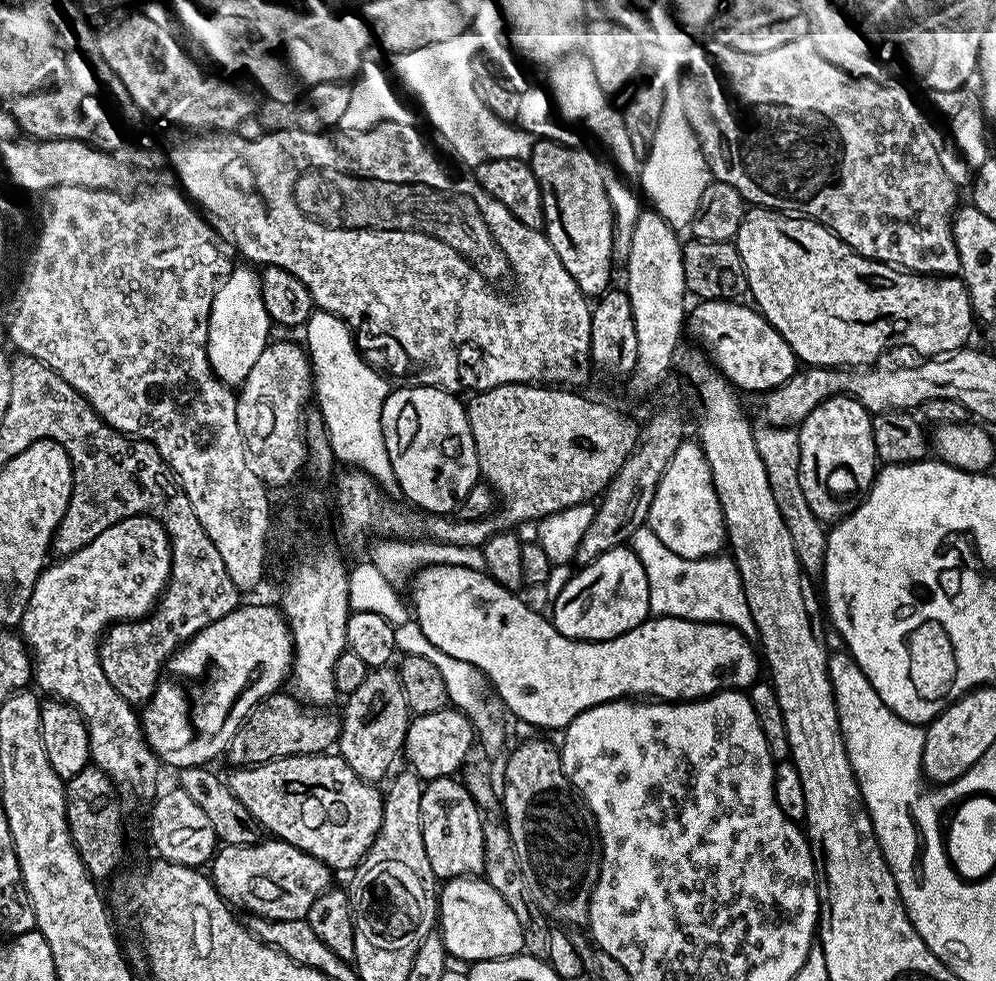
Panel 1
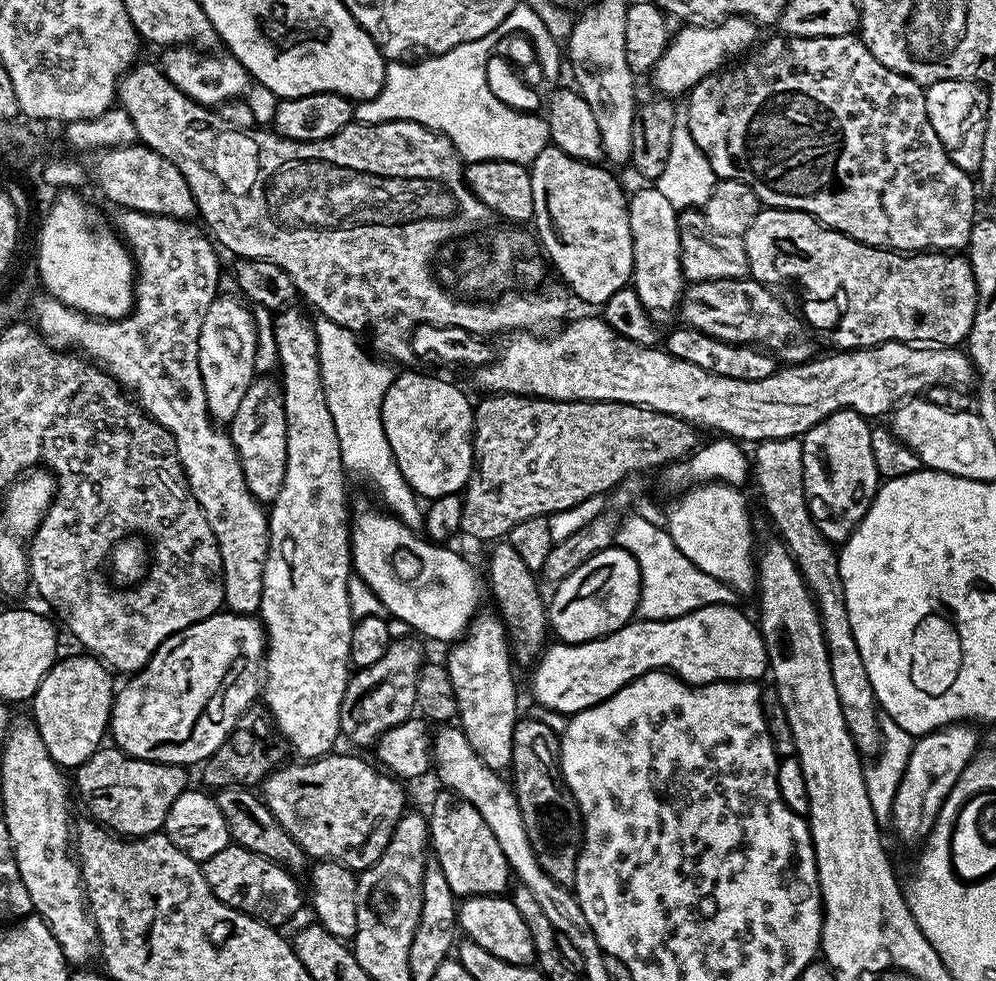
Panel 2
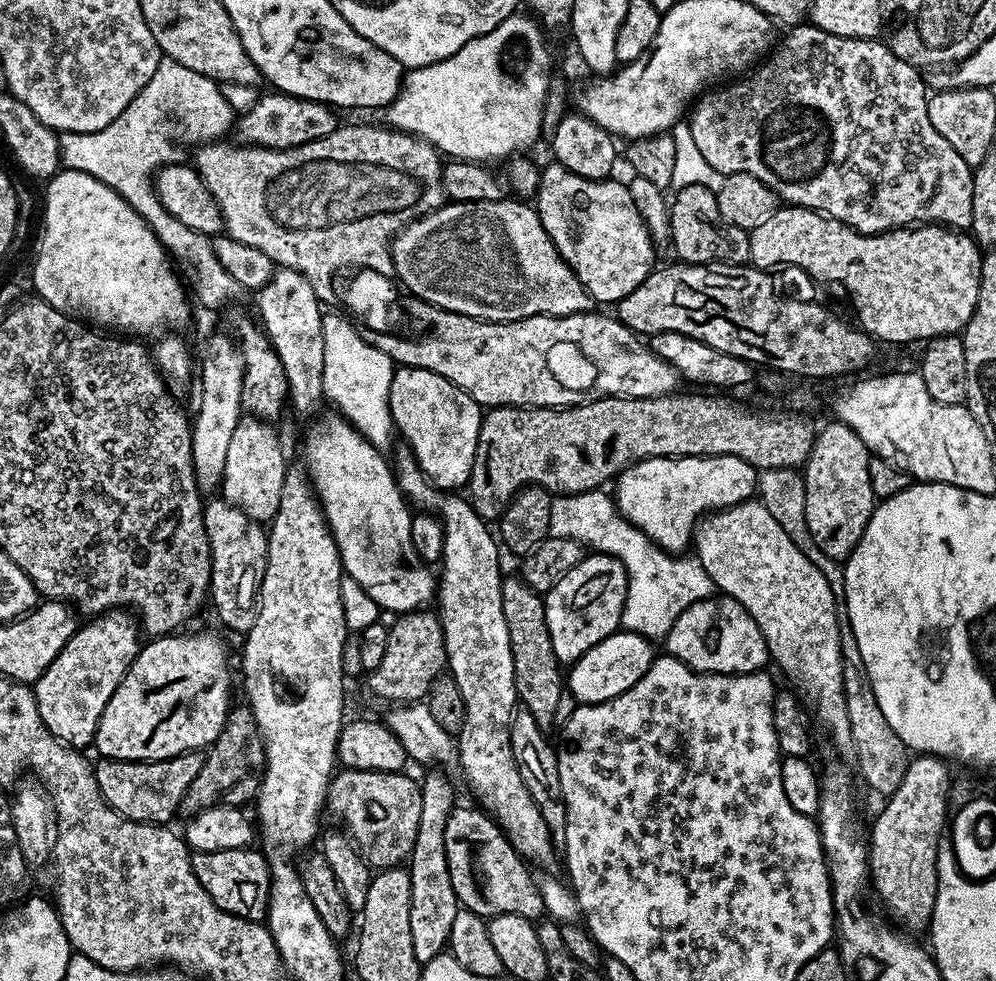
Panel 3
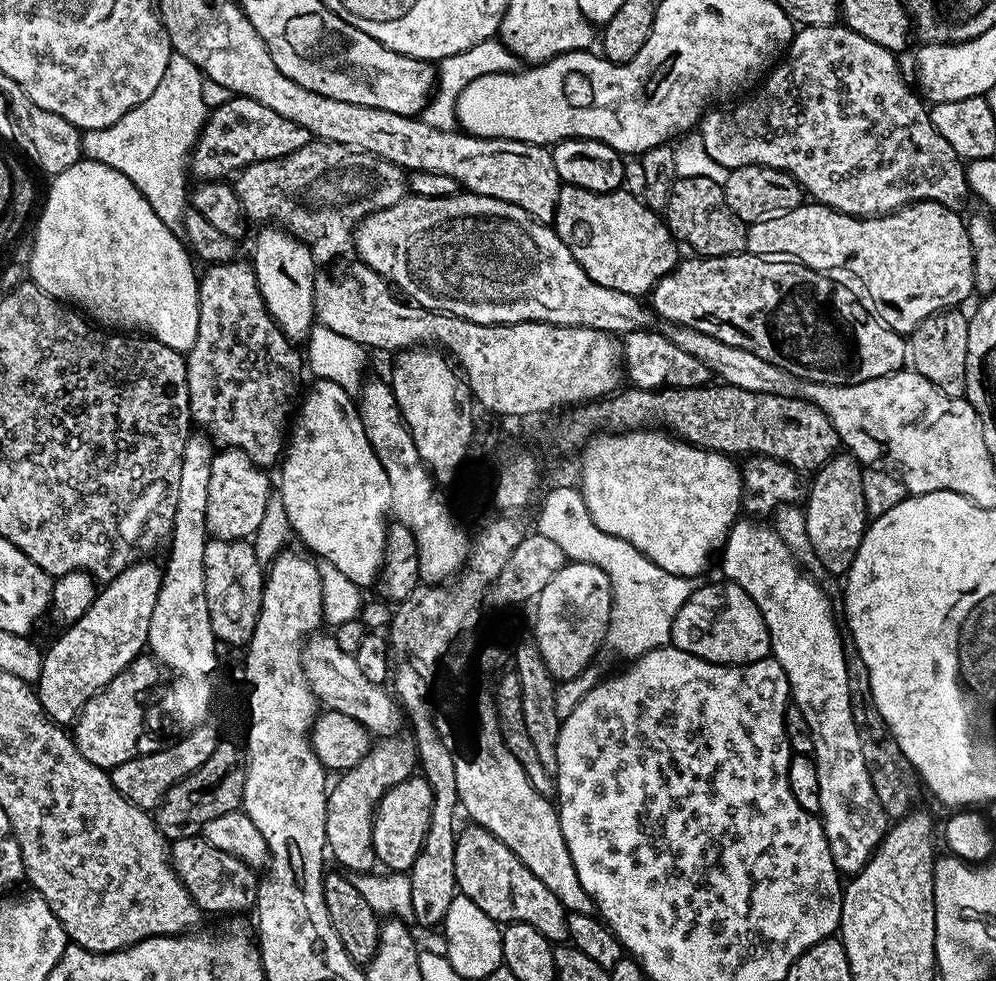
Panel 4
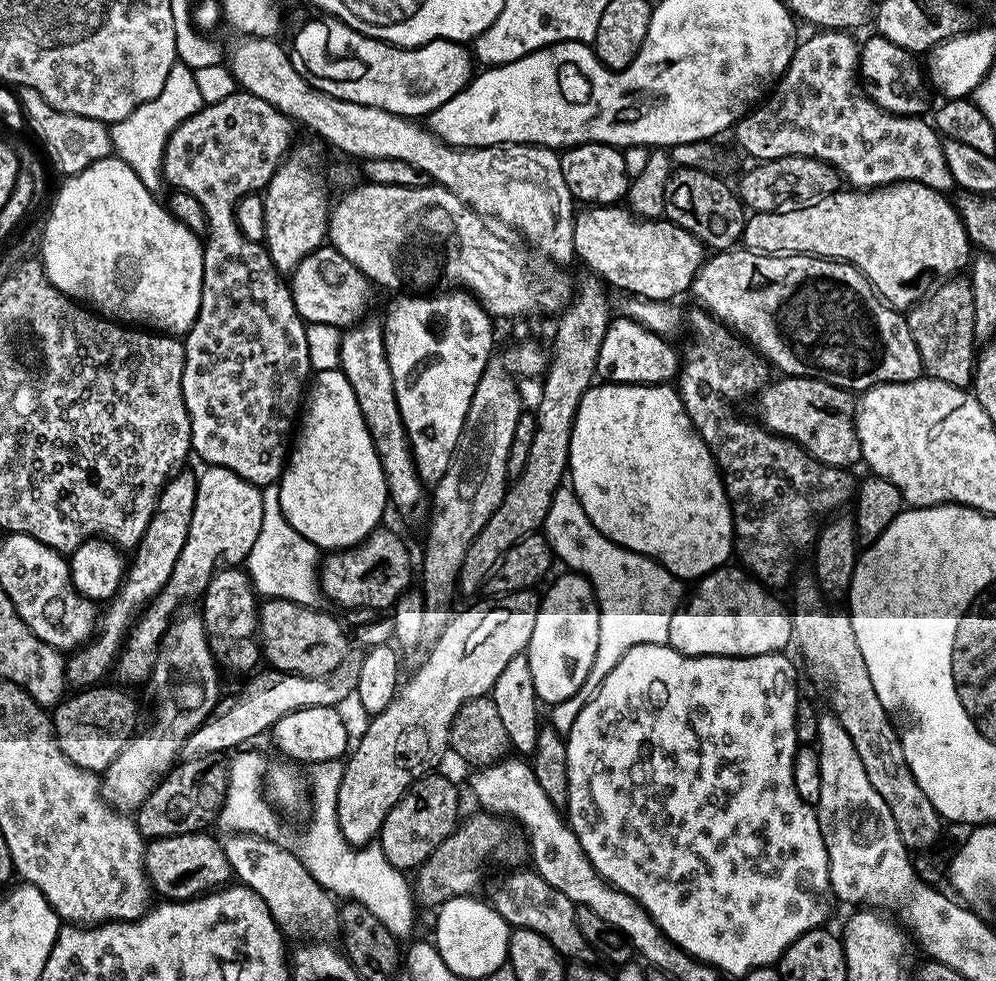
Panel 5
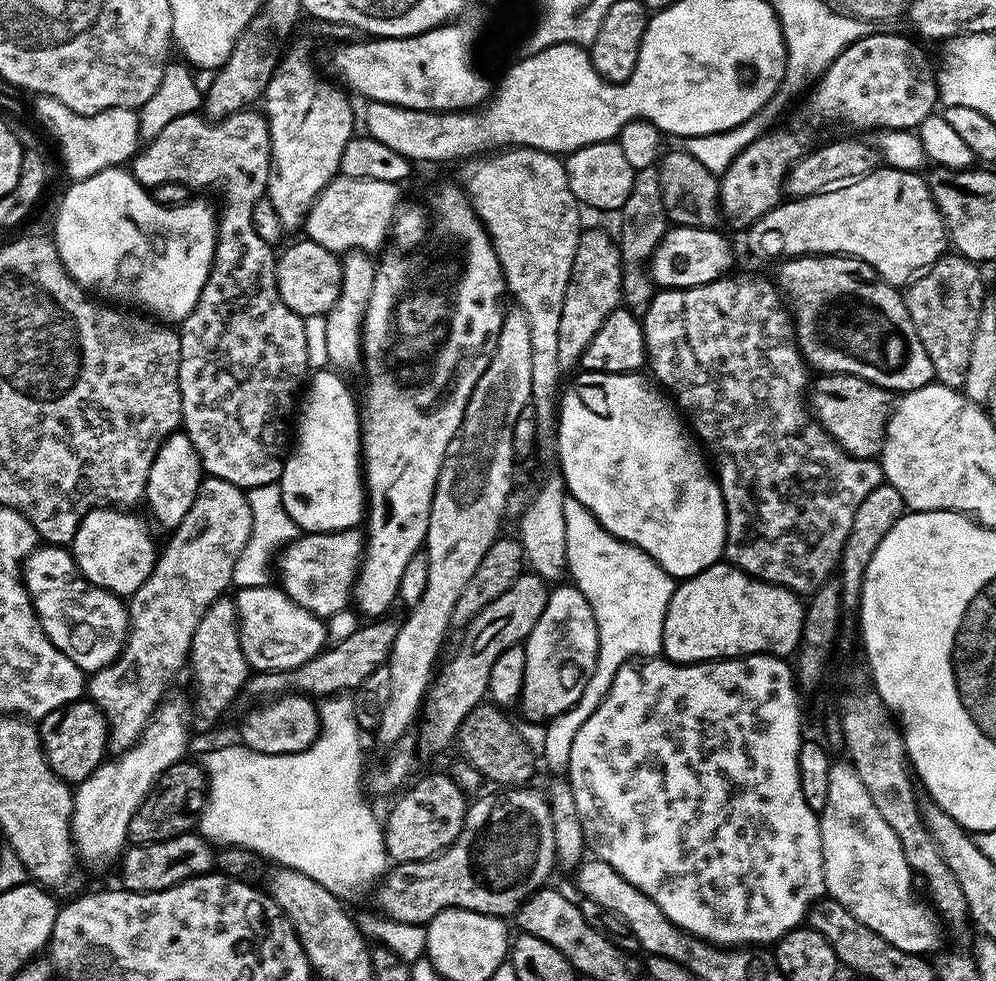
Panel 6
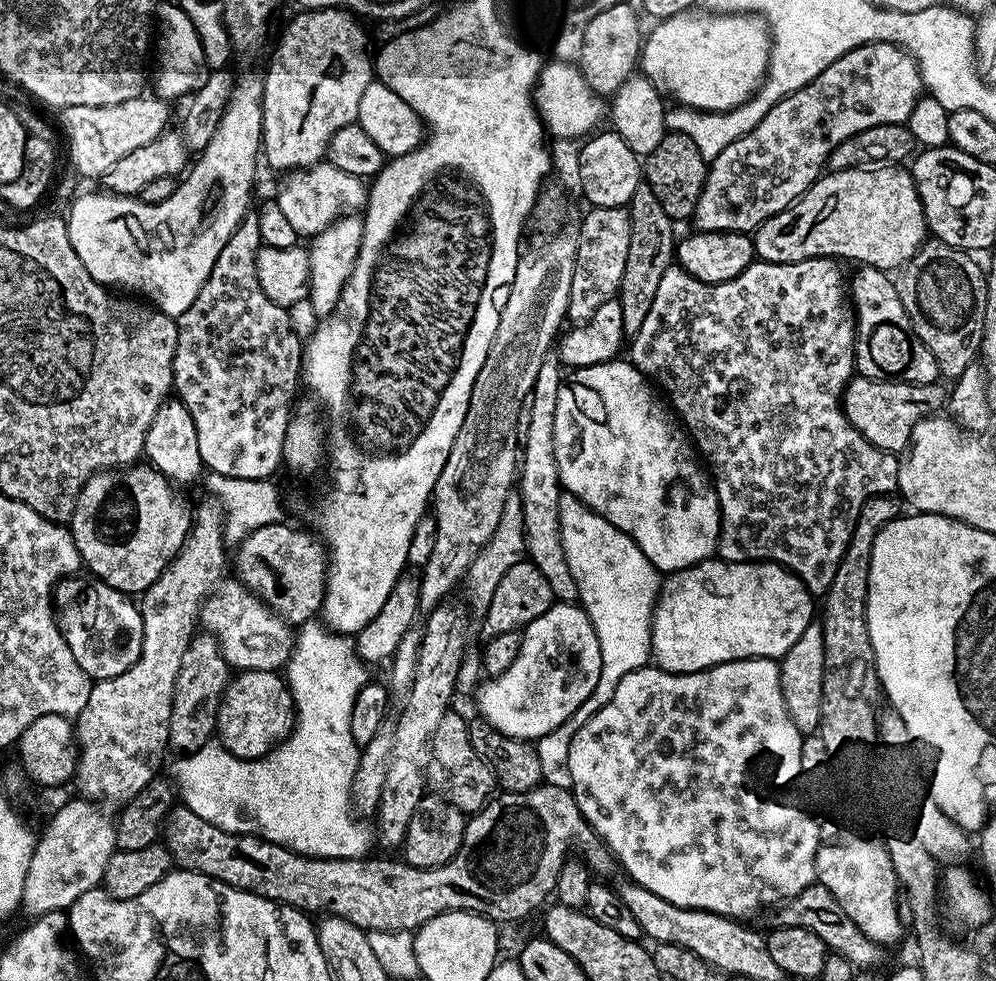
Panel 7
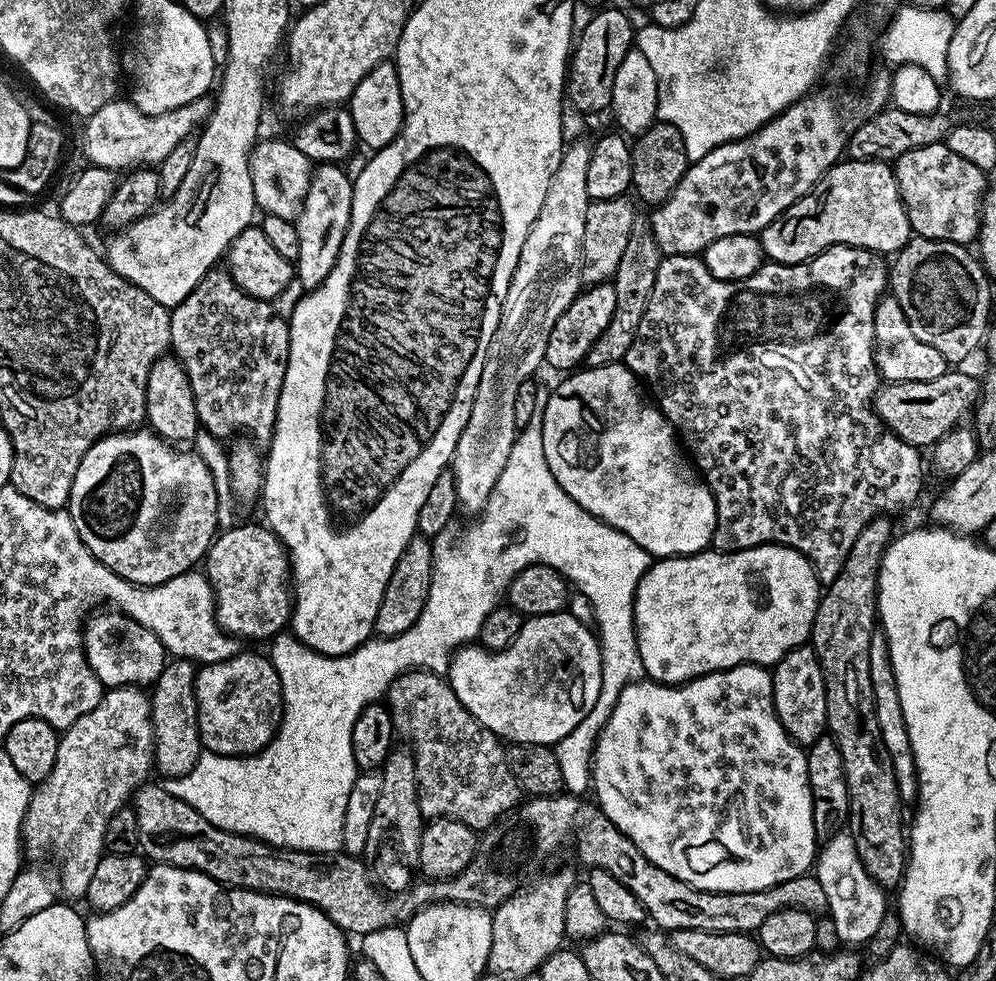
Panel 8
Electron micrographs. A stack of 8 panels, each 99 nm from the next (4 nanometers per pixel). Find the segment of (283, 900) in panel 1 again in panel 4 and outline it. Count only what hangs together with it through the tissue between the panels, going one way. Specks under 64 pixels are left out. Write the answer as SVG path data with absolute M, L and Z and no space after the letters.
M198 835L171 841L170 855L172 868L201 913L244 914L247 908L248 911L255 909L257 869L234 858L234 854L218 850L218 846L210 846L210 842L206 842L203 835Z

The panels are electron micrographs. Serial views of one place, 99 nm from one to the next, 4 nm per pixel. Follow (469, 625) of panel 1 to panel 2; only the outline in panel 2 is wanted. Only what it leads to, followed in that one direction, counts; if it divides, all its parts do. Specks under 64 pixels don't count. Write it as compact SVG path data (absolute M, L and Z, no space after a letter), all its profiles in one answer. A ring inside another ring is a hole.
M364 508L350 520L355 575L361 576L370 590L378 594L385 613L393 621L401 620L421 632L416 634L432 640L455 642L461 639L481 611L480 599L486 596L481 573L479 576L470 561L448 548L452 546L429 542L395 516L377 508ZM715 604L714 606L706 606L699 608L693 612L688 612L685 616L679 616L673 620L641 620L639 618L633 619L631 624L622 626L618 630L614 630L609 636L603 636L597 640L588 640L584 644L565 644L563 642L556 642L545 647L541 657L534 665L536 673L532 676L532 692L536 695L536 700L544 708L549 708L552 712L568 712L567 714L575 714L593 708L595 704L600 704L606 698L610 698L618 690L622 690L622 686L626 686L630 682L634 682L640 676L644 676L647 672L659 672L661 670L671 672L672 675L680 677L688 684L719 684L721 682L756 682L761 678L760 675L769 671L768 655L766 654L766 646L764 645L764 636L760 633L757 621L752 620L744 612L739 612L739 607L730 604Z

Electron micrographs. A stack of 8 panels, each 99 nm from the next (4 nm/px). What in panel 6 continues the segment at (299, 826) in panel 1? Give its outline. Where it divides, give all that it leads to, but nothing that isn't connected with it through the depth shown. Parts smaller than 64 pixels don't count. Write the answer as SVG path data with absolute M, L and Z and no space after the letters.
M447 771L432 772L429 776L418 780L403 793L405 796L393 806L388 820L386 816L383 821L388 858L396 864L418 862L446 851L454 842L454 838L458 838L464 825L464 815L468 812L469 801L466 799L464 789L457 786Z

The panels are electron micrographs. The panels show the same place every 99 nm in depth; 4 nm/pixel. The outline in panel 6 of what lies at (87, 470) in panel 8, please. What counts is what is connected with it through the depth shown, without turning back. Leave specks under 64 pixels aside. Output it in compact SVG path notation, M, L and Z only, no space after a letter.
M105 506L102 508L92 508L82 518L78 530L74 534L70 551L76 559L76 565L81 574L83 574L94 586L105 588L108 592L113 592L115 596L121 598L130 598L150 578L150 574L156 565L158 555L158 544L152 537L152 532L148 529L149 521L143 520L140 516L135 516L135 511L125 510L120 506Z

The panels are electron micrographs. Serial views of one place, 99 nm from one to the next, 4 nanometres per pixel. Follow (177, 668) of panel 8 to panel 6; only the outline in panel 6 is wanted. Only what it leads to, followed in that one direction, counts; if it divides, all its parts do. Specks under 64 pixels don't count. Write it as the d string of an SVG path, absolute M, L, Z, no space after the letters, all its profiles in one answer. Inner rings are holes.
M232 598L215 600L202 614L198 630L190 642L187 667L192 668L192 688L196 693L190 696L190 708L194 713L194 728L204 732L220 720L220 715L231 706L244 690L250 669L246 654L240 645L240 619L236 613L236 601ZM196 712L196 720L195 720Z

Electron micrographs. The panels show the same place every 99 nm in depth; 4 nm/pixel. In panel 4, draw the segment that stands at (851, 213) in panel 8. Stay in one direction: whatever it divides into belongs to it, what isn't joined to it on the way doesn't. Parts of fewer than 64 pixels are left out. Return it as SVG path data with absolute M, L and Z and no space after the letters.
M920 200L916 204L907 204L905 208L900 208L897 212L888 212L885 216L851 216L850 214L842 214L841 212L834 211L833 208L827 208L824 204L818 204L815 202L805 202L800 204L794 210L790 210L786 214L782 214L778 218L766 218L766 222L758 222L757 224L749 224L748 225L748 246L747 251L751 252L753 256L766 256L769 258L791 258L793 261L799 262L801 264L806 265L808 268L812 268L816 272L823 272L825 274L835 273L835 268L844 268L848 267L850 271L853 272L854 275L857 276L858 279L864 283L864 288L868 291L868 296L870 299L876 303L876 308L874 307L875 315L879 316L881 320L884 321L885 324L889 324L895 332L899 332L901 334L911 334L916 327L919 326L920 323L923 322L926 318L930 318L936 312L943 312L945 310L955 309L957 306L960 306L960 303L963 302L964 299L967 298L968 295L973 295L974 292L974 262L972 261L972 255L970 254L970 238L968 237L968 226L965 220L965 217L959 211L950 209L946 207L944 204L939 204L938 202L934 202L933 200Z

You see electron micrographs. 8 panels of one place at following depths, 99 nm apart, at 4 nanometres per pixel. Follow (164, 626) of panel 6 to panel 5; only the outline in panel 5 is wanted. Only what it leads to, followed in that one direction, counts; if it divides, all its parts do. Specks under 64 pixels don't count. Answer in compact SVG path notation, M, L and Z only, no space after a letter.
M208 466L203 470L205 472L201 471L196 477L194 514L190 518L186 546L182 546L182 554L178 554L178 562L174 562L174 570L162 591L144 605L135 624L129 628L124 646L116 658L114 676L125 680L120 681L125 685L140 684L151 677L168 625L177 615L176 607L183 600L203 597L221 561L228 566L243 565L250 554L250 546L254 546L258 539L258 530L262 530L263 491L257 485L246 482L246 478L234 474L234 470L222 466Z

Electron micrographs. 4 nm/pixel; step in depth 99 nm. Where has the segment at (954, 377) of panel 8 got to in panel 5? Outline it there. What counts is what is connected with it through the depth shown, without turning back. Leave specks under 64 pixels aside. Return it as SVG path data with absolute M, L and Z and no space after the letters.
M781 375L776 379L765 384L755 397L755 419L768 431L775 432L777 436L785 436L795 444L801 444L815 460L826 466L848 470L853 467L851 464L859 465L862 457L856 433L856 400L853 393L849 389L839 388L825 380L817 380L815 376Z

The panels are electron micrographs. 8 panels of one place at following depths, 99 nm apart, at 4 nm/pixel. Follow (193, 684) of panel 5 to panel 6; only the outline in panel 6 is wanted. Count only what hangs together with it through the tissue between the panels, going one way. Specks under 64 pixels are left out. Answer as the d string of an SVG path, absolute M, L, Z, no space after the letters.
M180 696L167 697L166 702L161 703L153 714L152 719L148 721L146 730L140 735L140 741L133 748L127 748L125 752L119 753L116 760L109 759L90 774L80 784L75 785L74 795L72 797L72 843L81 861L84 860L94 867L100 868L103 864L108 864L117 859L125 851L128 844L128 827L130 818L134 818L134 810L148 797L148 792L156 785L160 775L170 766L180 763L189 755L188 753L188 728L190 732L190 720L184 715L189 715L190 708Z

